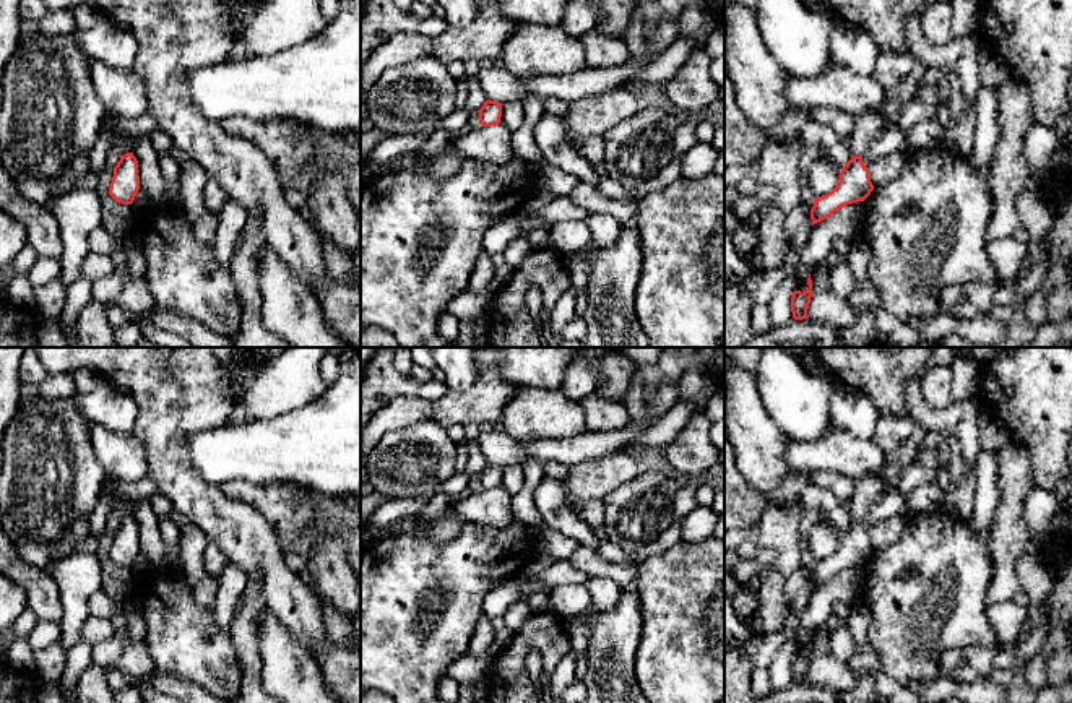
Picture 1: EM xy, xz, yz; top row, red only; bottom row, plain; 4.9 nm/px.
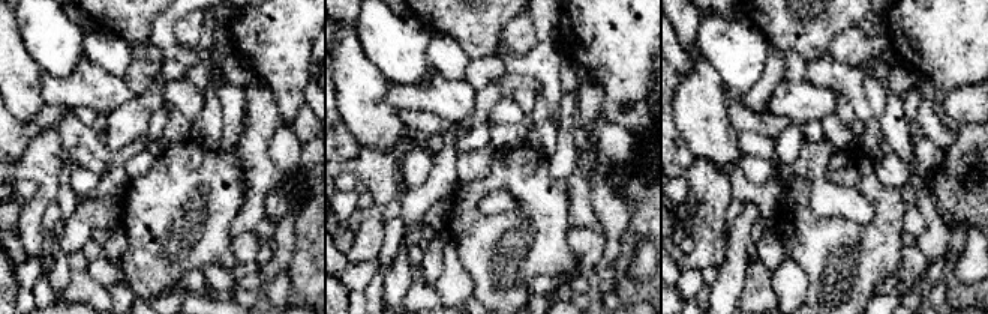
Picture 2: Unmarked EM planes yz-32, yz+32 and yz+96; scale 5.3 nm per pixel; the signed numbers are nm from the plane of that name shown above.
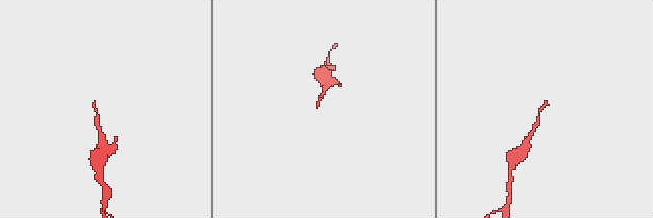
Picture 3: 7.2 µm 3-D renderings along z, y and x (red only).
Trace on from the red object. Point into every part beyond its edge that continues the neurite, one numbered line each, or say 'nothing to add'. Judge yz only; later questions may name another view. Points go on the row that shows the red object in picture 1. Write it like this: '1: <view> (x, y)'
1: yz (869, 127)

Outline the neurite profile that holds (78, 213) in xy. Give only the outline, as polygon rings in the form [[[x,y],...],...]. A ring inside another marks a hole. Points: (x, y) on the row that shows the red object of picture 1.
[[[81,185],[49,201],[55,218],[63,252],[60,257],[60,281],[68,289],[81,278],[81,266],[89,253],[89,234],[102,226],[102,205],[96,187]]]

